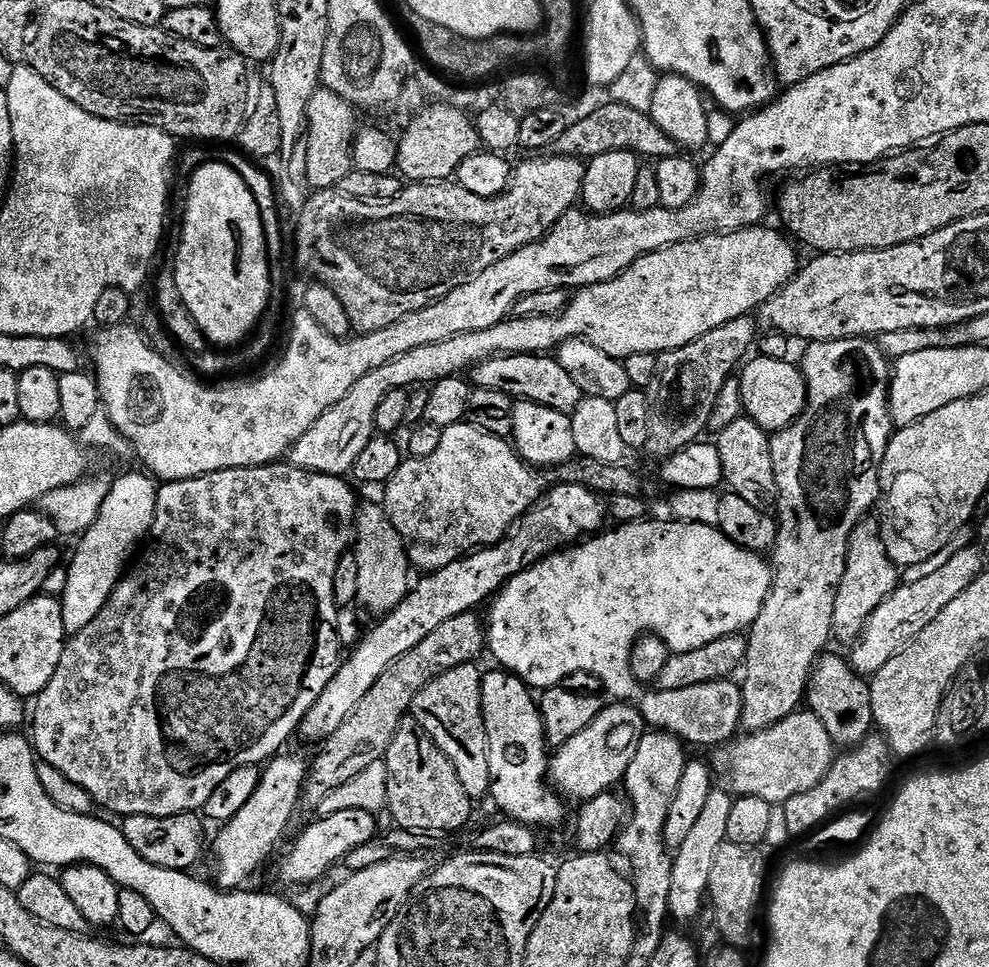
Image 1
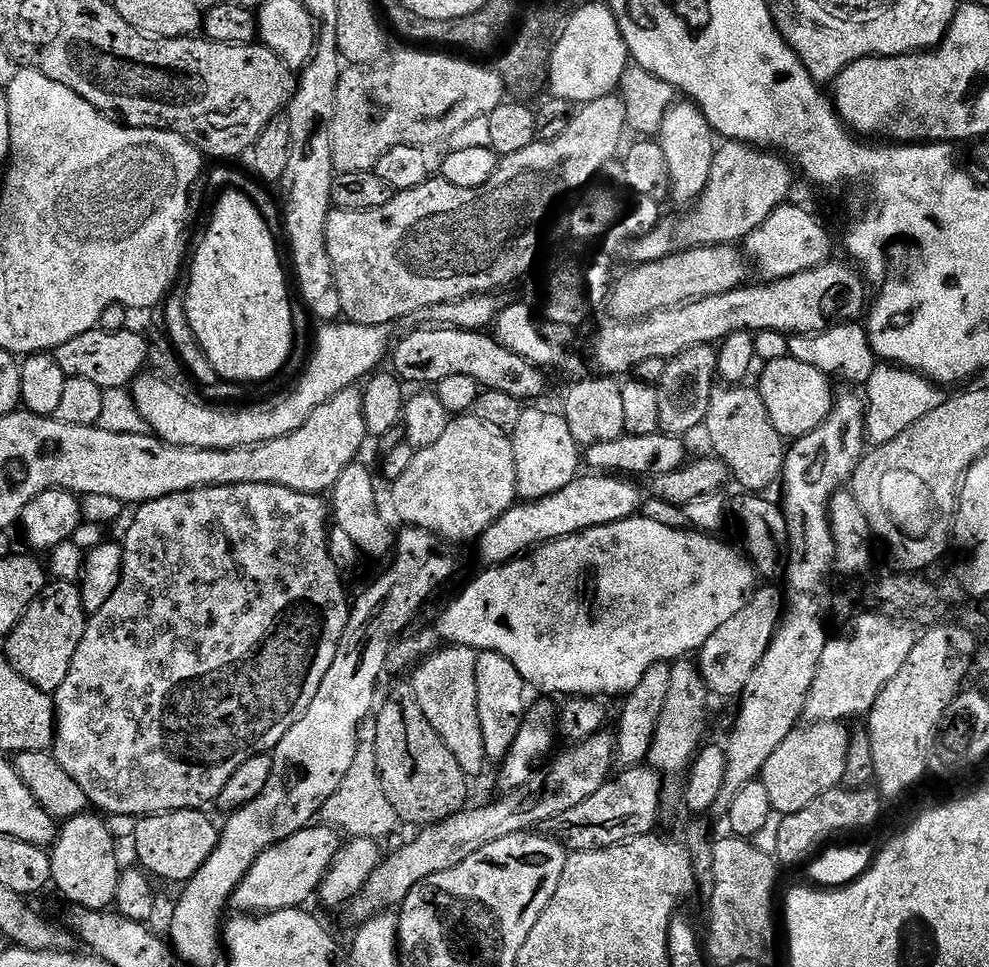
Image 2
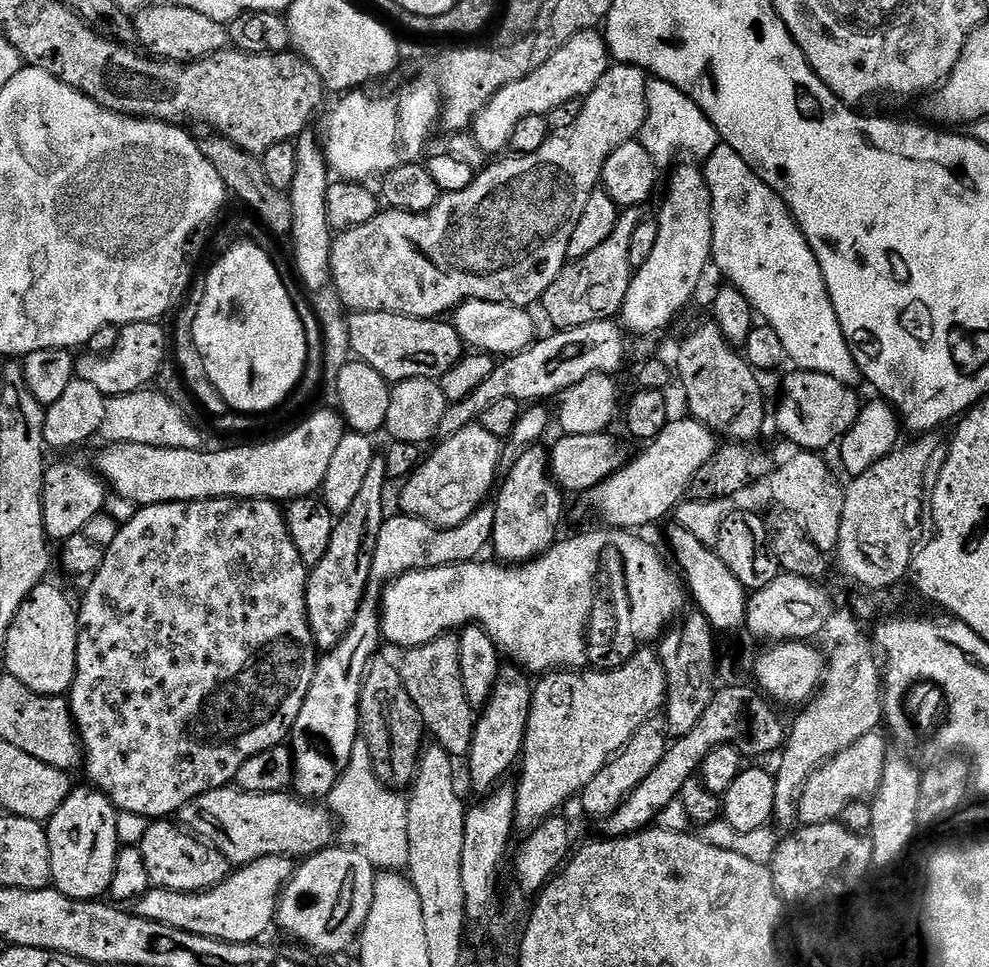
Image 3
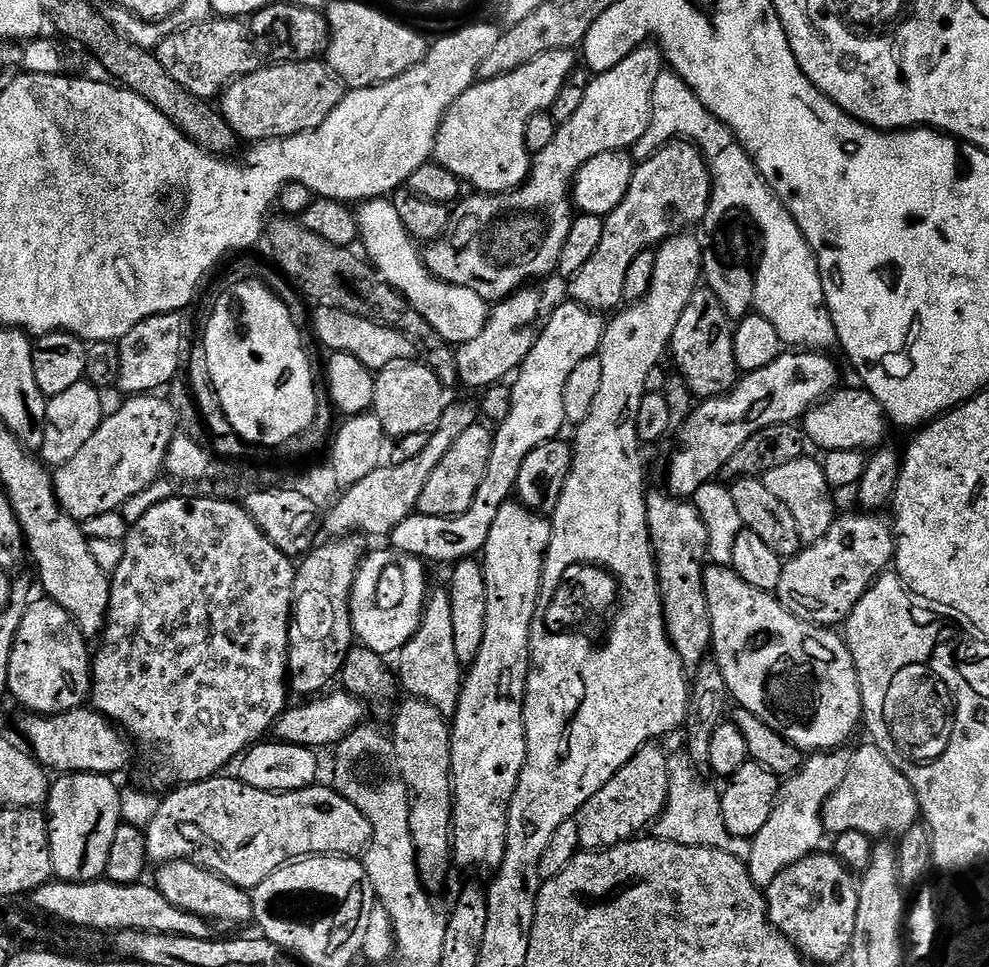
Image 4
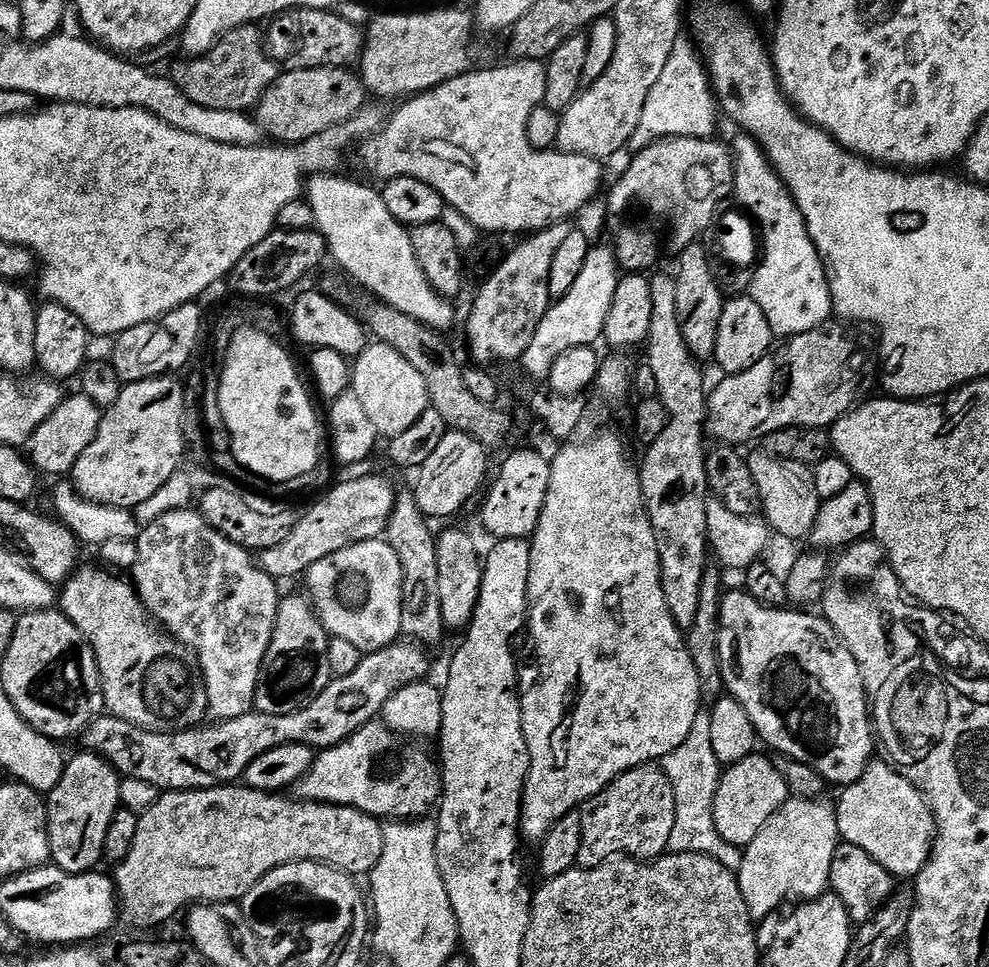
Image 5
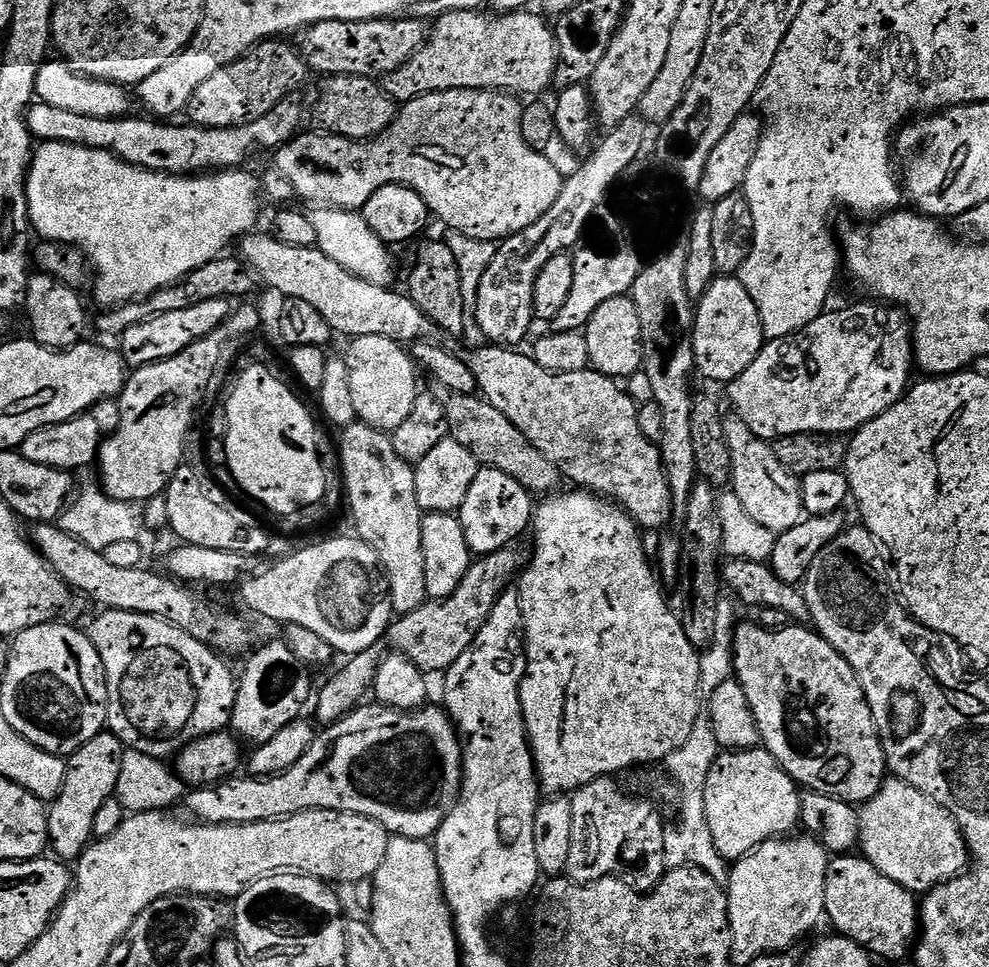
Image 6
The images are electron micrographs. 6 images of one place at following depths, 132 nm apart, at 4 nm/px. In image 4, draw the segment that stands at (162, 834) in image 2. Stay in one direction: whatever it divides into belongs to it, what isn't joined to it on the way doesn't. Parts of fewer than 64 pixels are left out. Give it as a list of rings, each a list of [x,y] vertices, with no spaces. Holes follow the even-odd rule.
[[[178,860],[165,864],[154,879],[154,887],[174,906],[183,912],[195,916],[203,916],[209,922],[215,920],[229,920],[232,924],[253,923],[252,919],[252,893],[249,889],[234,886],[217,872],[203,868],[201,864],[194,864],[190,860]]]

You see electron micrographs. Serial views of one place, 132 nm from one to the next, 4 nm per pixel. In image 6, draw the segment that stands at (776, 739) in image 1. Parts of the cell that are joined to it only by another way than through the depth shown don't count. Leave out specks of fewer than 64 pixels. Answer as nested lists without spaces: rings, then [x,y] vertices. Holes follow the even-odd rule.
[[[885,779],[878,794],[864,803],[859,813],[858,846],[864,859],[906,890],[927,894],[969,867],[968,843],[964,841],[956,819],[941,804],[905,780]]]

